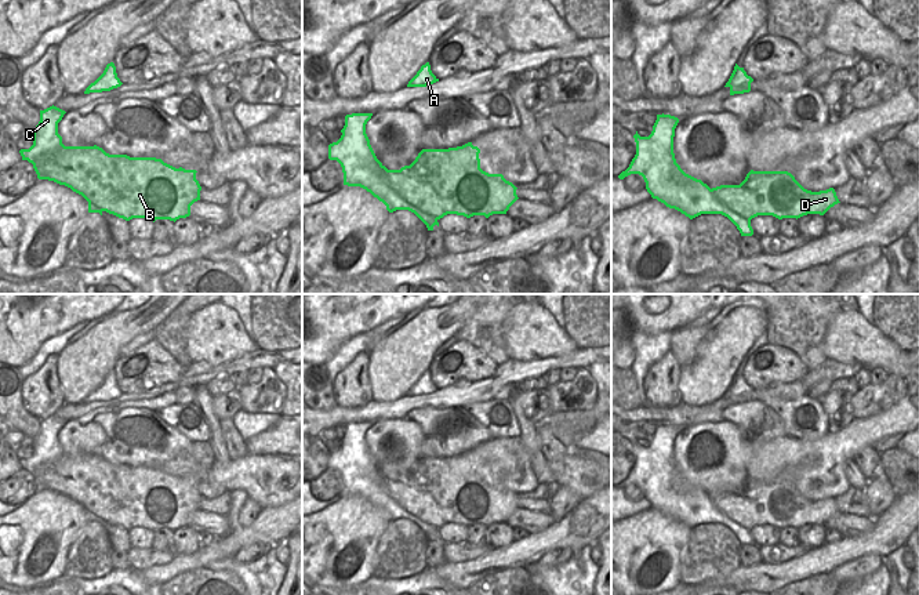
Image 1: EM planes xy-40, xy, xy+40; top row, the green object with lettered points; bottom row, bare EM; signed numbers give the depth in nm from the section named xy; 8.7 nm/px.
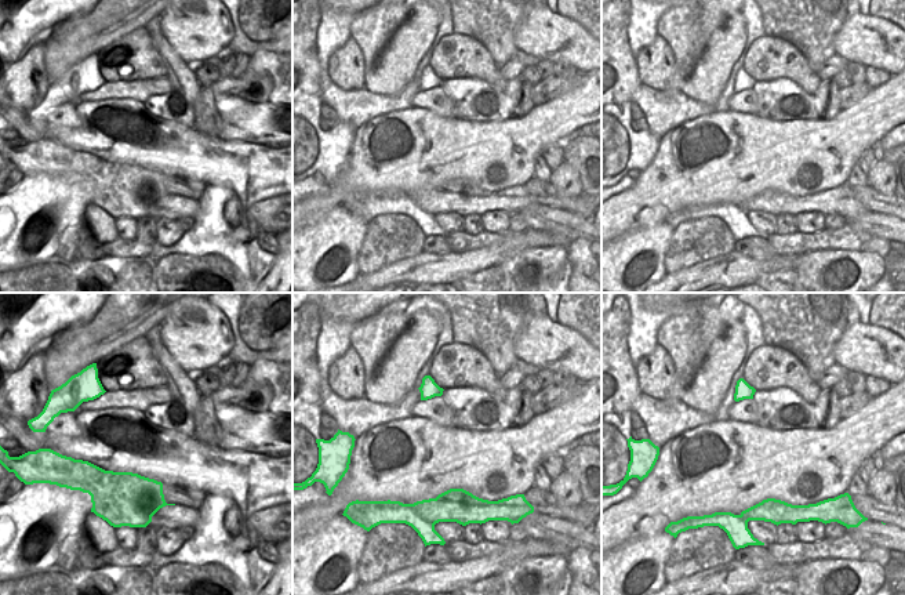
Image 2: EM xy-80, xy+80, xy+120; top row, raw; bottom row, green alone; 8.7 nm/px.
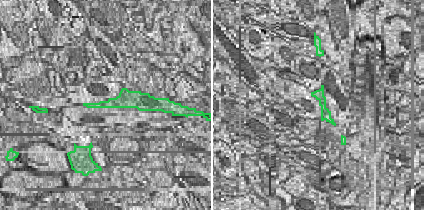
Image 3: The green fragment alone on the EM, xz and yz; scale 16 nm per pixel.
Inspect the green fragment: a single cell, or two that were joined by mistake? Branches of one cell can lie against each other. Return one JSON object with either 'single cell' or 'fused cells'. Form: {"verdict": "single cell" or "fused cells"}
{"verdict": "fused cells"}

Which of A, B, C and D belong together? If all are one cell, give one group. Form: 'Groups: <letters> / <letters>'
Groups: A C / B D.

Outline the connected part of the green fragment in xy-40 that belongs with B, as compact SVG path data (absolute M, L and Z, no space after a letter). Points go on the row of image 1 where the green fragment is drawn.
M62 146L54 155L46 155L33 163L37 175L55 171L76 186L86 200L103 211L130 221L145 218L150 221L177 221L190 215L190 206L200 200L201 186L196 179L196 170L175 168L156 157L130 157L109 155L102 148Z

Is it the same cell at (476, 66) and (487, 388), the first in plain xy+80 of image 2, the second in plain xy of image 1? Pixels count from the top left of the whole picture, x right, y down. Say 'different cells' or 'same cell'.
different cells

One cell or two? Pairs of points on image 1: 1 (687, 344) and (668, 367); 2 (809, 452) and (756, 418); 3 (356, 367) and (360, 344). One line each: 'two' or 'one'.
1: two
2: two
3: two

